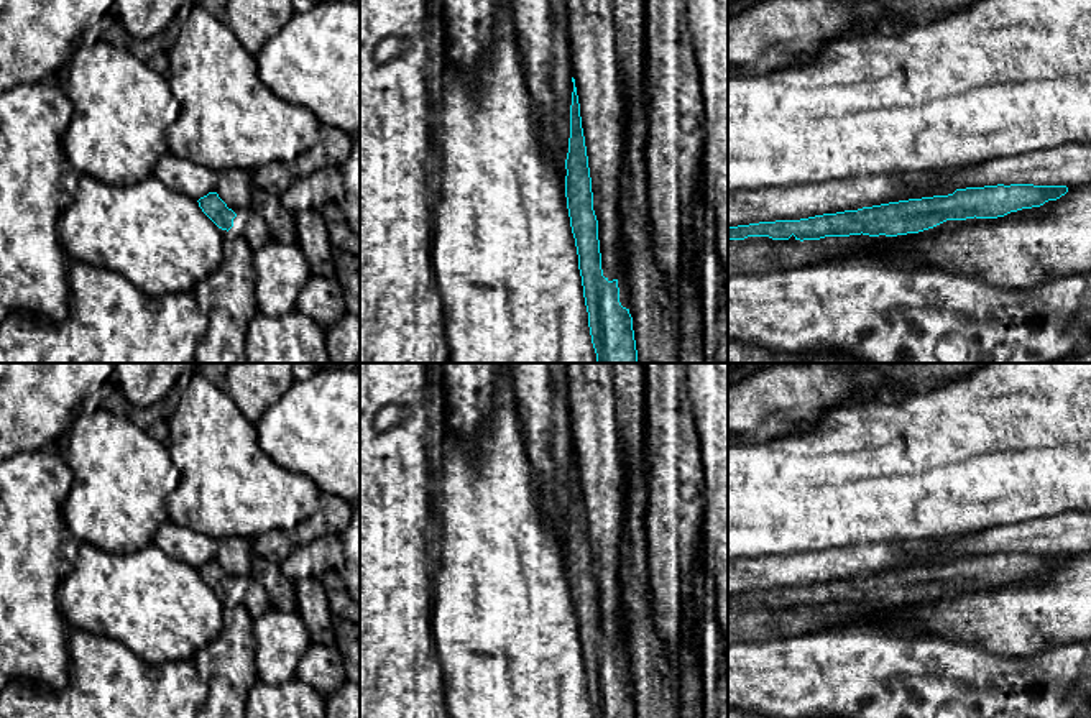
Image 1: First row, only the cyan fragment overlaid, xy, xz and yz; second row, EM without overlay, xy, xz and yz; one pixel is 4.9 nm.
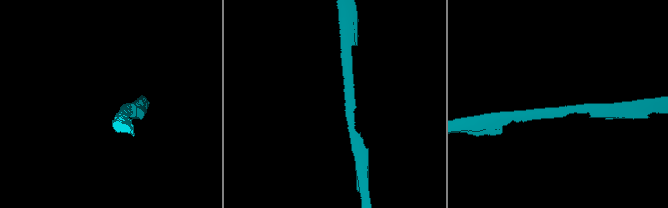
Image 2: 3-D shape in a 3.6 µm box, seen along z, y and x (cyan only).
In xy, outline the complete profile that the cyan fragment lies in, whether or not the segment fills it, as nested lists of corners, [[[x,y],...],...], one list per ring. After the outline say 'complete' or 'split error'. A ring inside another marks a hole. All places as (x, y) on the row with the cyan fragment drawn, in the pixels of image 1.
[[[209,192],[200,197],[199,207],[202,212],[222,230],[230,230],[233,227],[233,219],[237,214],[227,207],[227,204],[219,197],[217,192]]] | complete

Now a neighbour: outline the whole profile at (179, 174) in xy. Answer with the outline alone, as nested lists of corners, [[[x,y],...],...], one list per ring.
[[[166,153],[156,164],[158,177],[171,191],[186,194],[196,200],[215,191],[217,173],[202,164]]]

